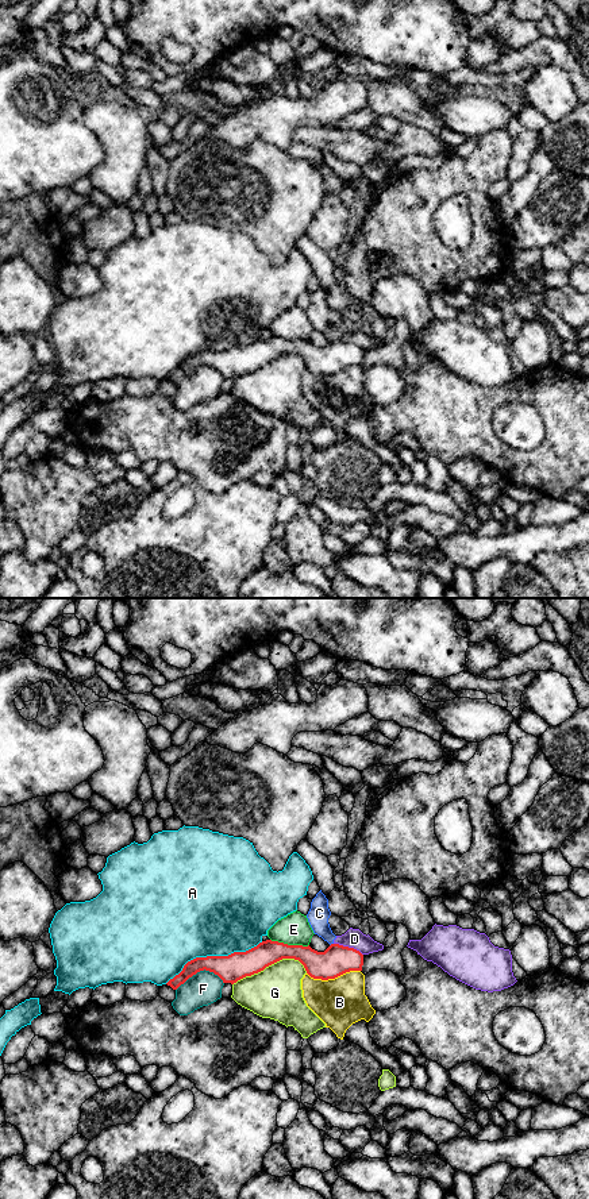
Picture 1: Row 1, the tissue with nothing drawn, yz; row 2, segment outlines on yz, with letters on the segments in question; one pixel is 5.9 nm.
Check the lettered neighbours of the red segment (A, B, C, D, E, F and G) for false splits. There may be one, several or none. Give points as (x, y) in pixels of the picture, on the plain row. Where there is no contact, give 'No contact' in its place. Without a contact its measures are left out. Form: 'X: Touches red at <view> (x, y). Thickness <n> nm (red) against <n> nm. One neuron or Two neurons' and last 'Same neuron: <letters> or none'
A: Touches red at yz (212, 351). Thickness 160 nm (red) against 500 nm. Two neurons
B: Touches red at yz (333, 373). Thickness 180 nm (red) against 300 nm. Two neurons
C: Touches red at yz (331, 339). Thickness 180 nm (red) against 130 nm. Two neurons
D: Touches red at yz (347, 342). Thickness 180 nm (red) against 110 nm. Two neurons
E: Touches red at yz (289, 340). Thickness 170 nm (red) against 190 nm. Two neurons
F: Touches red at yz (199, 366). Thickness 160 nm (red) against 200 nm. Two neurons
G: Touches red at yz (270, 359). Thickness 160 nm (red) against 300 nm. Two neurons
Same neuron: none

